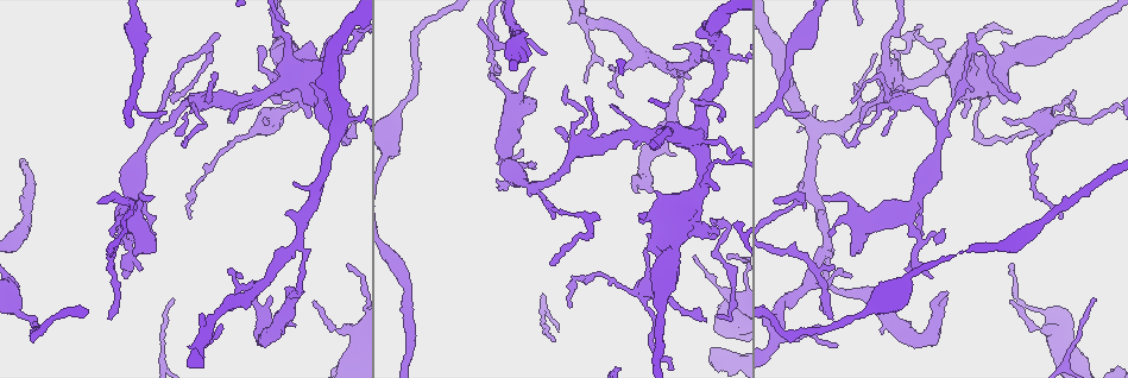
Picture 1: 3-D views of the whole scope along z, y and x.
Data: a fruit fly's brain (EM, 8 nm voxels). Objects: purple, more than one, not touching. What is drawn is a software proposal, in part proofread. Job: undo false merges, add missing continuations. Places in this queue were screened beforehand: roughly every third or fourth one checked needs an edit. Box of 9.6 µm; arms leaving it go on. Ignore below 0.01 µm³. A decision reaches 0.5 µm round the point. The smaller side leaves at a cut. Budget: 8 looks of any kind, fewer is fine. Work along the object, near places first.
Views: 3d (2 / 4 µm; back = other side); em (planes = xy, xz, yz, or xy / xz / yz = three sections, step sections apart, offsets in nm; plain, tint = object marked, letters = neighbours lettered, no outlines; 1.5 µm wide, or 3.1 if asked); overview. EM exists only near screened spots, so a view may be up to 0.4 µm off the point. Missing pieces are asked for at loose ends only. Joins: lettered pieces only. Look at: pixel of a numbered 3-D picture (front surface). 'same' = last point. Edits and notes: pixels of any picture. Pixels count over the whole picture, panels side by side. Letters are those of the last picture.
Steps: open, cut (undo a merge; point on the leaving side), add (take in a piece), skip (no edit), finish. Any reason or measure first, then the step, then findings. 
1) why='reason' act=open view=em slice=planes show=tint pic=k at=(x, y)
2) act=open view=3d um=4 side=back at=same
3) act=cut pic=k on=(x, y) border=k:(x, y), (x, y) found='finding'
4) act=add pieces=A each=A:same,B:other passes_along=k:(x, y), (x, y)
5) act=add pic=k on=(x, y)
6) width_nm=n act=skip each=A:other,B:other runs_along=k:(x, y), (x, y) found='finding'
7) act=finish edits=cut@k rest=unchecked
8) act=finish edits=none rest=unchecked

why='free end' act=open view=em slice=yz step=4 show=letters pic=1 at=(674, 47)

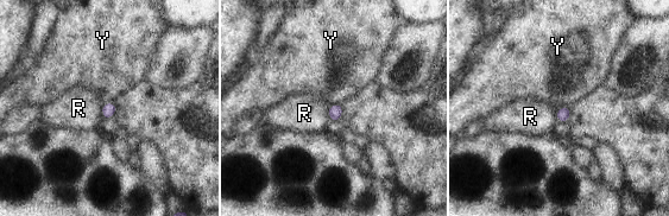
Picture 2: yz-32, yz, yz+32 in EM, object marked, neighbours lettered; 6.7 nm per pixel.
why='cut it another way' act=open view=em slice=planes show=letters at=same

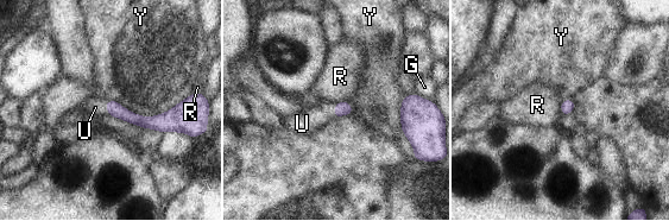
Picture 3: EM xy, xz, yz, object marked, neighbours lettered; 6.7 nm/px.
act=add pieces=U each=G:other,R:other,U:same,Y:other passes_along=3:(115, 109), (106, 107), (95, 107) found='it goes on there'

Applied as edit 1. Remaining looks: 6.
why='see it whole again' act=open view=overview

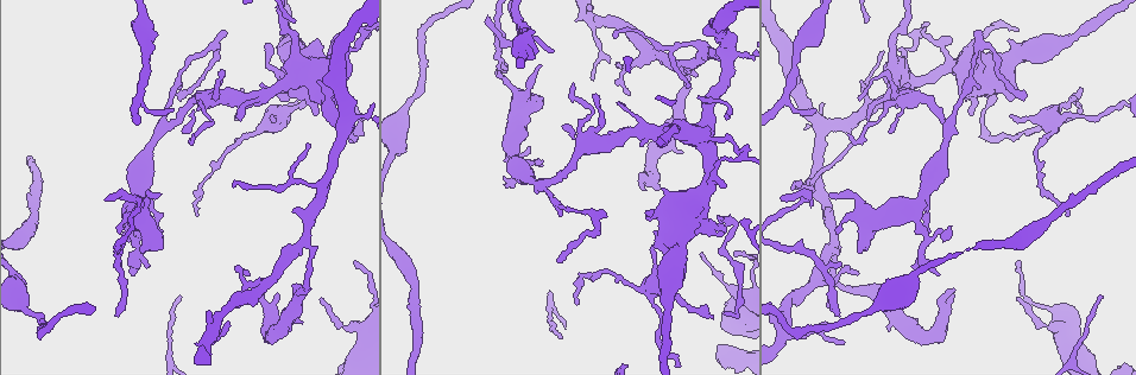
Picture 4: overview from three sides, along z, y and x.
why='abrupt turn' act=open view=3d um=2 pic=4 at=(221, 76)

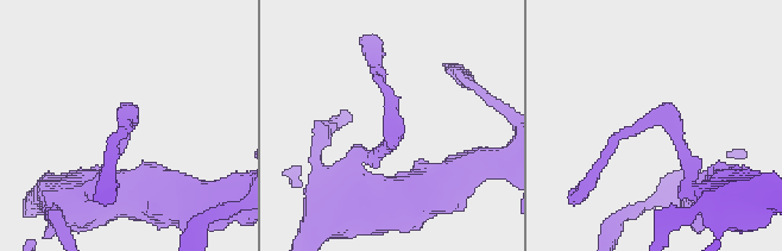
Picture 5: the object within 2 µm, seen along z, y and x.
why='now the EM' act=open view=em slice=planes show=plain pic=5 at=(123, 119)

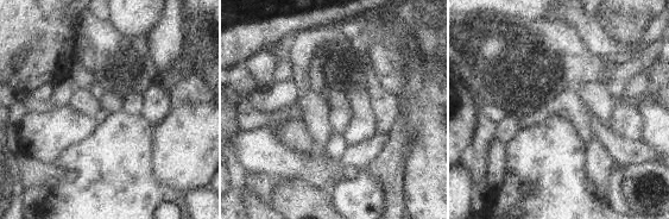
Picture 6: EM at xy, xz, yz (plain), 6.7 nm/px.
why='see the neighbours' act=open view=em slice=planes show=letters at=same

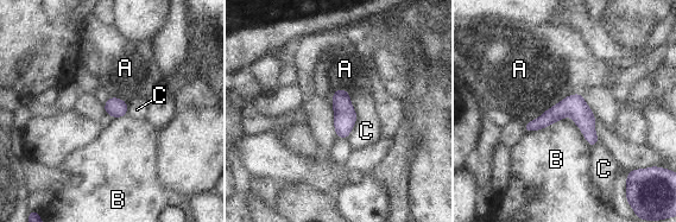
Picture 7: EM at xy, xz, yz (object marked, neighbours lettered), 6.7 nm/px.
longest_contact=A:420nm act=skip each=A:other,B:other,C:other found='all the same neuron'

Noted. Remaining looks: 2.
why='branch stops here' act=open view=em slice=yz step=4 show=letters pic=4 at=(507, 187)

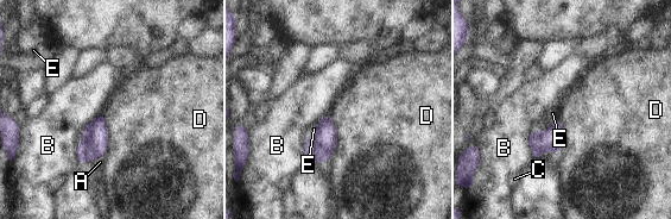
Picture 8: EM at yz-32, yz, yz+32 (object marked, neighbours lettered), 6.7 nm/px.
width_nm=70 act=add pieces=A each=A:same,B:other,C:other,D:other,E:other passes_along=8:(93, 145), (97, 158), (100, 162) found='it goes on there'

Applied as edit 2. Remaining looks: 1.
act=finish edits=add@3,add@8 rest=unchecked

